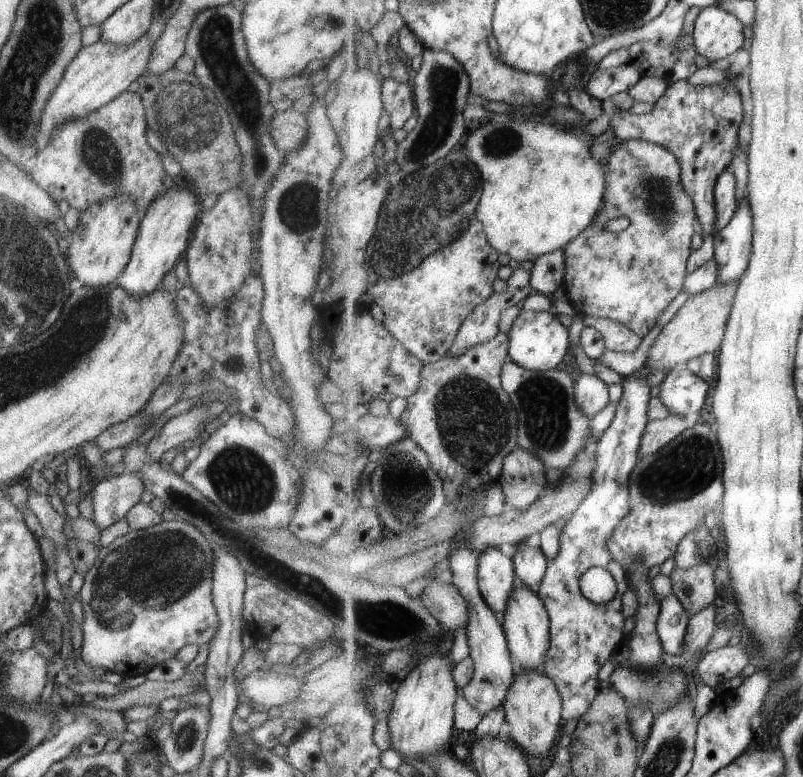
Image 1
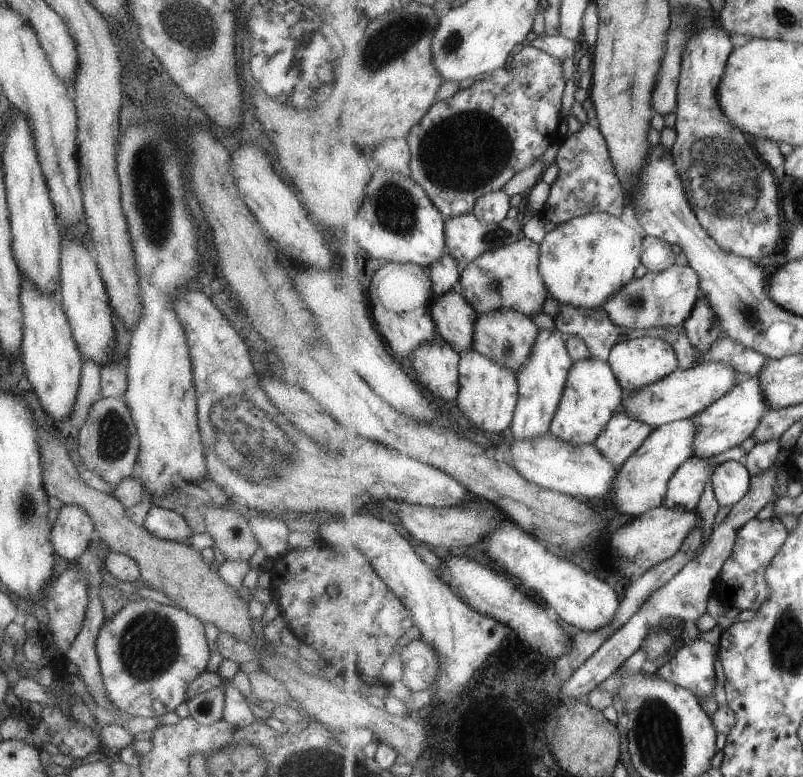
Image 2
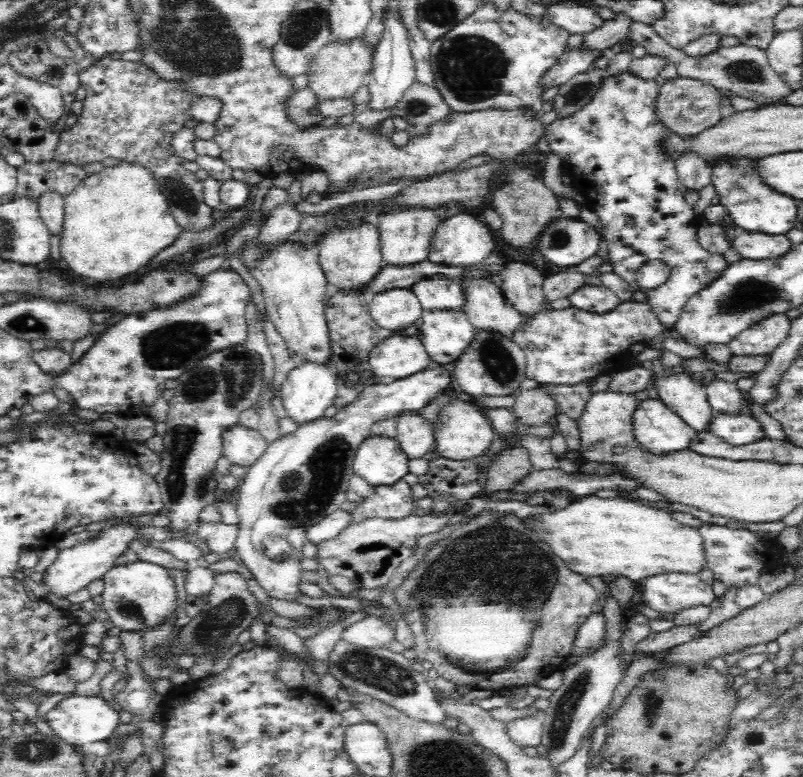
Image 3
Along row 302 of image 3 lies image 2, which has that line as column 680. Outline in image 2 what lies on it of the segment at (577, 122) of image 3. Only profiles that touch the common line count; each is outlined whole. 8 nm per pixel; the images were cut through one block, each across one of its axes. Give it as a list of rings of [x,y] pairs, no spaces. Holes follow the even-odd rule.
[[[688,641],[668,663],[657,670],[670,683],[693,691],[698,699],[715,690],[715,658],[720,658],[719,644]]]

